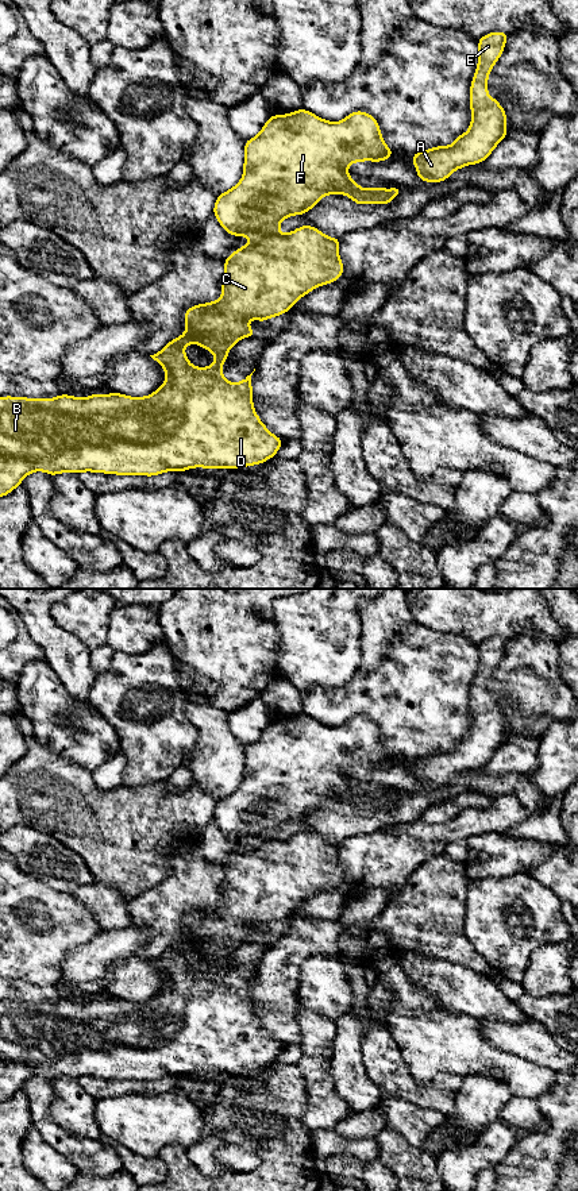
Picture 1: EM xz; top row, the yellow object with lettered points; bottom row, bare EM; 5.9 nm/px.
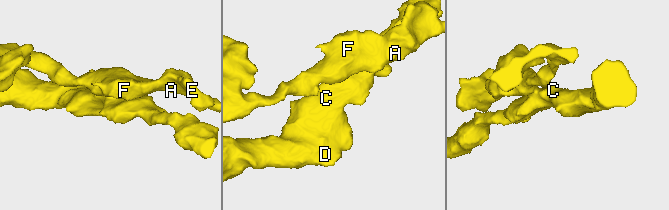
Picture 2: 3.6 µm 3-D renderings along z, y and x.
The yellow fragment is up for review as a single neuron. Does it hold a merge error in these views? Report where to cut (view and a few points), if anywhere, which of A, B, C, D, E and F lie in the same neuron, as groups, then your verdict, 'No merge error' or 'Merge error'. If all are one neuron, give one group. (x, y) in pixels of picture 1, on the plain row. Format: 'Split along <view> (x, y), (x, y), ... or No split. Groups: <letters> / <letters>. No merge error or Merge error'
Split along xz (277, 833), (251, 843). Groups: A E F / B C D. Merge error

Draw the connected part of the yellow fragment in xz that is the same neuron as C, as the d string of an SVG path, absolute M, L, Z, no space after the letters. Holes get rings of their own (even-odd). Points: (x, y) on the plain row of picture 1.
M305 829L285 840L274 835L254 841L250 849L235 855L223 866L226 876L220 887L221 902L217 906L188 913L184 920L188 930L184 940L150 960L163 972L166 984L158 995L146 1002L130 1002L116 997L84 1003L62 998L55 1003L0 1002L0 1102L20 1091L23 1083L34 1076L45 1076L51 1082L59 1078L84 1076L154 1082L193 1072L248 1072L274 1063L284 1047L266 1033L254 1015L253 978L240 987L232 988L223 982L221 971L234 949L243 943L257 940L257 936L247 930L251 924L265 928L269 922L281 921L311 895L342 882L344 870L339 862L340 845L342 843L330 843L319 833ZM192 948L213 957L215 967L208 972L194 972L184 956L184 952Z

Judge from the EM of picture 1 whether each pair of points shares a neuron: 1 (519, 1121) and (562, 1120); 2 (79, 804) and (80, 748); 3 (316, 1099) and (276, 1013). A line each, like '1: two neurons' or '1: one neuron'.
1: two neurons
2: two neurons
3: two neurons

